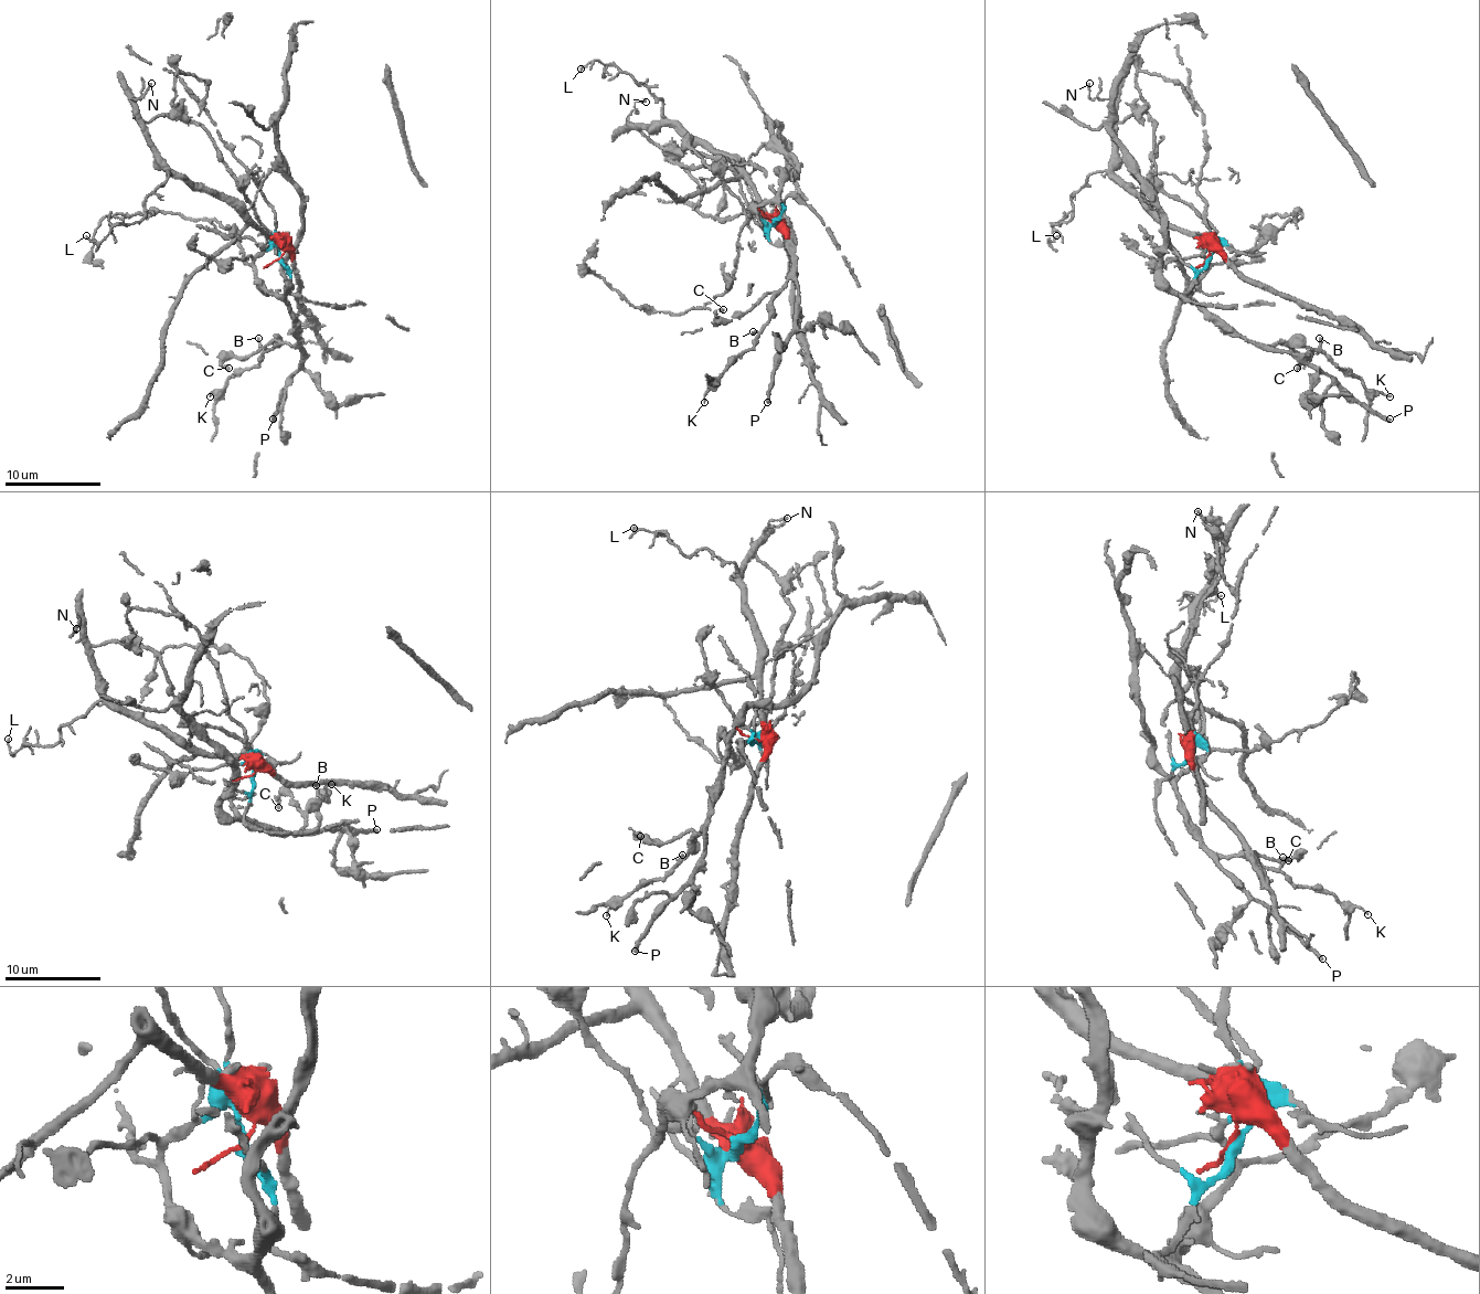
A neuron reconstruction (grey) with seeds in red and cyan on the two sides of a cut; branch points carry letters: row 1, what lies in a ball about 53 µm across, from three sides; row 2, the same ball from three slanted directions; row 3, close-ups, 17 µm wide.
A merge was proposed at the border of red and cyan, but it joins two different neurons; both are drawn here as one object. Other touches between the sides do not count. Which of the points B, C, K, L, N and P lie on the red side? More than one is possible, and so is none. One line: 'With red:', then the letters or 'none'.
With red: L, N

